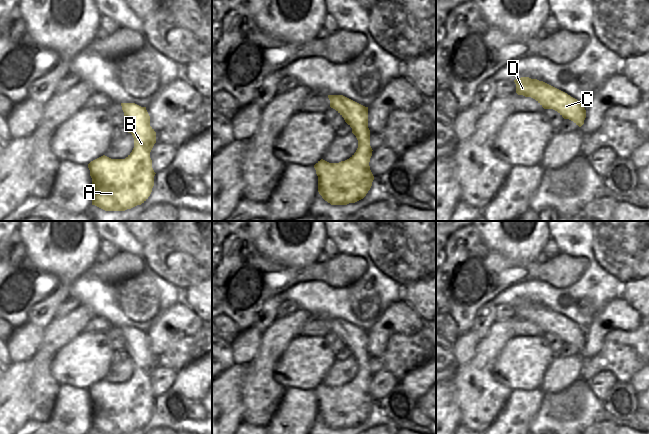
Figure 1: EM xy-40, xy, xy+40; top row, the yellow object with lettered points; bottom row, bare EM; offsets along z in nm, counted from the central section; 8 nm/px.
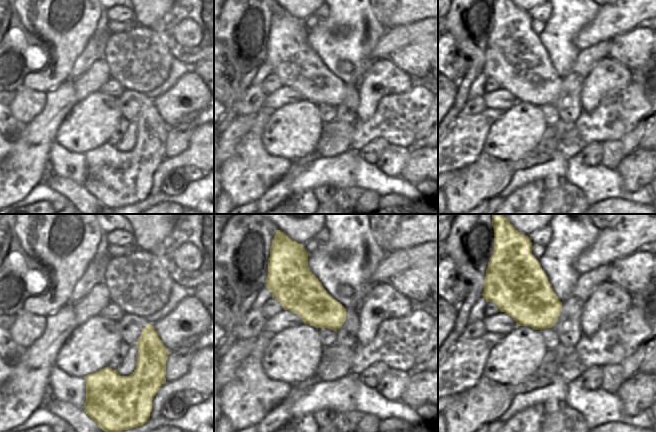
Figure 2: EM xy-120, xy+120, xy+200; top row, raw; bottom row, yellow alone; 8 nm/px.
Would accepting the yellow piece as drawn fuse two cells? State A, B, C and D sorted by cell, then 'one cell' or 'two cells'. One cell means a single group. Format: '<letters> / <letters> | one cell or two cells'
A B C D | one cell

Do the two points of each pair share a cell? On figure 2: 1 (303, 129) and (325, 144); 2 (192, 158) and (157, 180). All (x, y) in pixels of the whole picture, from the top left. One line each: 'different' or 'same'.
1: different
2: same

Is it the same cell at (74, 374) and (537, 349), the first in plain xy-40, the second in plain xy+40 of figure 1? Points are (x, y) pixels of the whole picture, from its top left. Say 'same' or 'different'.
same

